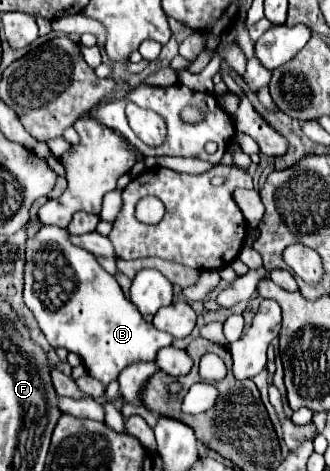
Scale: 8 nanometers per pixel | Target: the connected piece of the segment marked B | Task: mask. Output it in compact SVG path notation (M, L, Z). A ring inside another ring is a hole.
M44 225L26 241L24 303L34 313L48 343L78 353L88 373L108 385L134 361L154 361L158 349L172 345L170 333L146 323L130 303L118 281L108 275L96 257L70 241L70 233L56 225Z

